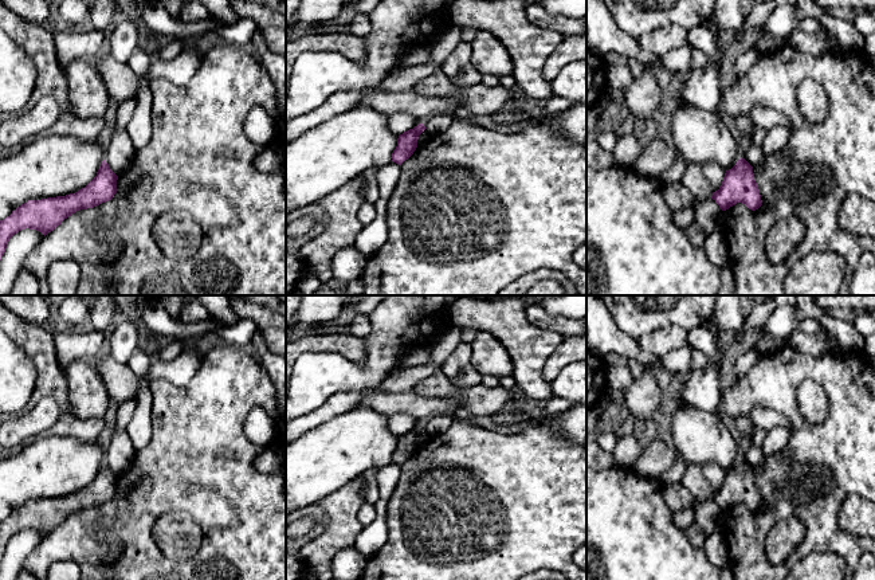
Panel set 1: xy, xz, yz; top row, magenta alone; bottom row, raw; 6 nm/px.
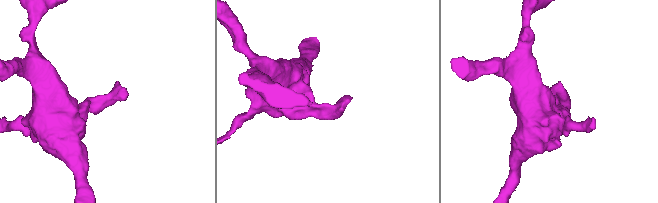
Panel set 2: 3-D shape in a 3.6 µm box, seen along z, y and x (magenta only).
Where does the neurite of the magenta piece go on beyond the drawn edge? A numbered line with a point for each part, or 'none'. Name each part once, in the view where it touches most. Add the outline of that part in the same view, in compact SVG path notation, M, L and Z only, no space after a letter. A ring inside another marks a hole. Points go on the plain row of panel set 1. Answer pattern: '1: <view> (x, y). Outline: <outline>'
none

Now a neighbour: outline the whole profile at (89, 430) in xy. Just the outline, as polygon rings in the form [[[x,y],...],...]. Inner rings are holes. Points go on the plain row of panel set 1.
[[[64,412],[50,428],[48,434],[94,442],[98,440],[102,428],[103,419],[78,419]]]

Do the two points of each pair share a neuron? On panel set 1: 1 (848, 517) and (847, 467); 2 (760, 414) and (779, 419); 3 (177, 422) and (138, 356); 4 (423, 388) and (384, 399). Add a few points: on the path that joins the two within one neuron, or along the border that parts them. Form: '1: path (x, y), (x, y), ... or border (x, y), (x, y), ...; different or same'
1: border (858, 493), (850, 493), (840, 504), (840, 525); different
2: path (764, 418), (775, 419); same
3: border (148, 383), (152, 414); different
4: border (414, 390), (420, 395), (446, 398); different

